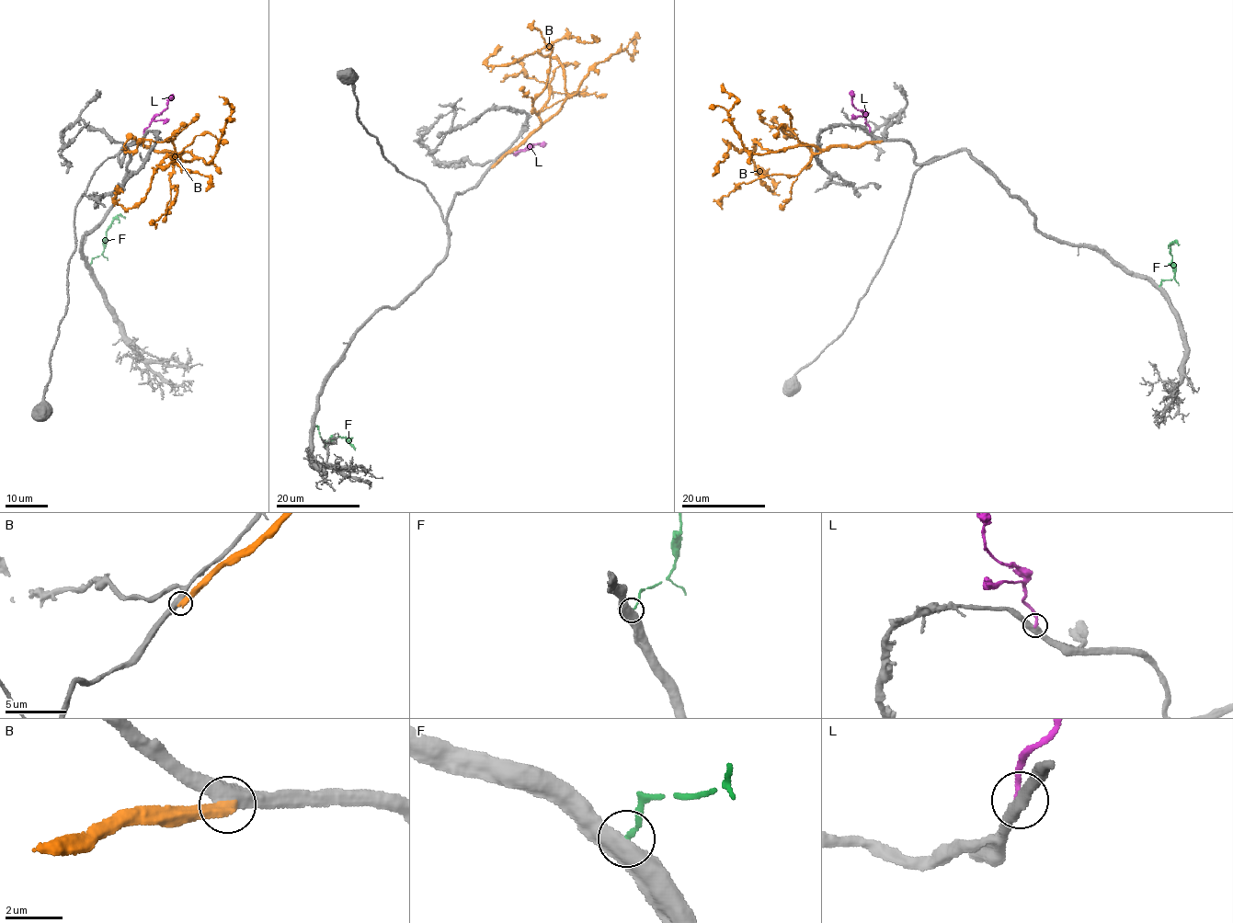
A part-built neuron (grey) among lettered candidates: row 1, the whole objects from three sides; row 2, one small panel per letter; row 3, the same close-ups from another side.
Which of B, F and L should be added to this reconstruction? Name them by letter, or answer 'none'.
L

